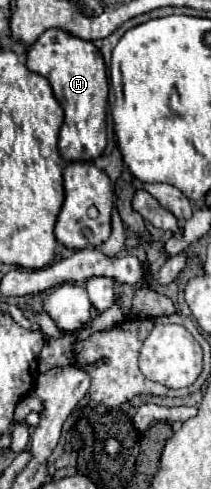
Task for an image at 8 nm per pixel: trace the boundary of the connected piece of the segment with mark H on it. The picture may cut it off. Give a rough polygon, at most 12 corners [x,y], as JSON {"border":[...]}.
{"border":[[48,29],[26,67],[64,109],[64,161],[106,147],[108,79],[92,41]]}

